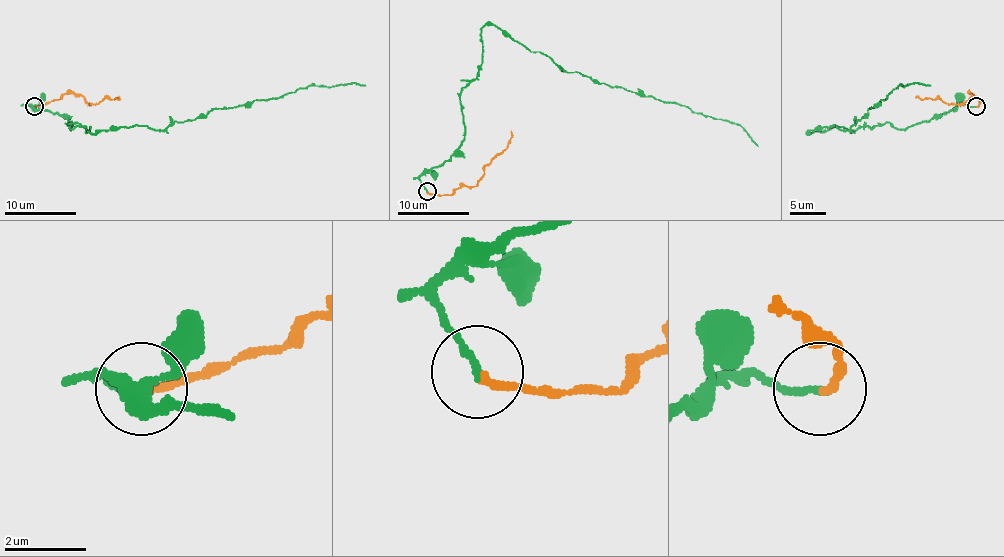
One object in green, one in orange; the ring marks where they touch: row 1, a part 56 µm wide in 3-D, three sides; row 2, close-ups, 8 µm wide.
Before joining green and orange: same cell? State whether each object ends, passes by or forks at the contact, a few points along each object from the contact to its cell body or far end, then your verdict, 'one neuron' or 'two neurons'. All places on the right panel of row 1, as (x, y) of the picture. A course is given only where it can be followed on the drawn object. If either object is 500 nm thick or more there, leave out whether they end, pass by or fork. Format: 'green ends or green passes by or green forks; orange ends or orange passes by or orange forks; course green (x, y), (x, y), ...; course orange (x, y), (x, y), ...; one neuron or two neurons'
green ends; orange ends; course green (976, 107), (962, 105), (897, 128), (880, 123), (810, 134), (835, 125), (847, 130), (896, 87), (930, 85); course orange (976, 107), (980, 101), (973, 94), (962, 103), (915, 96); two neurons

